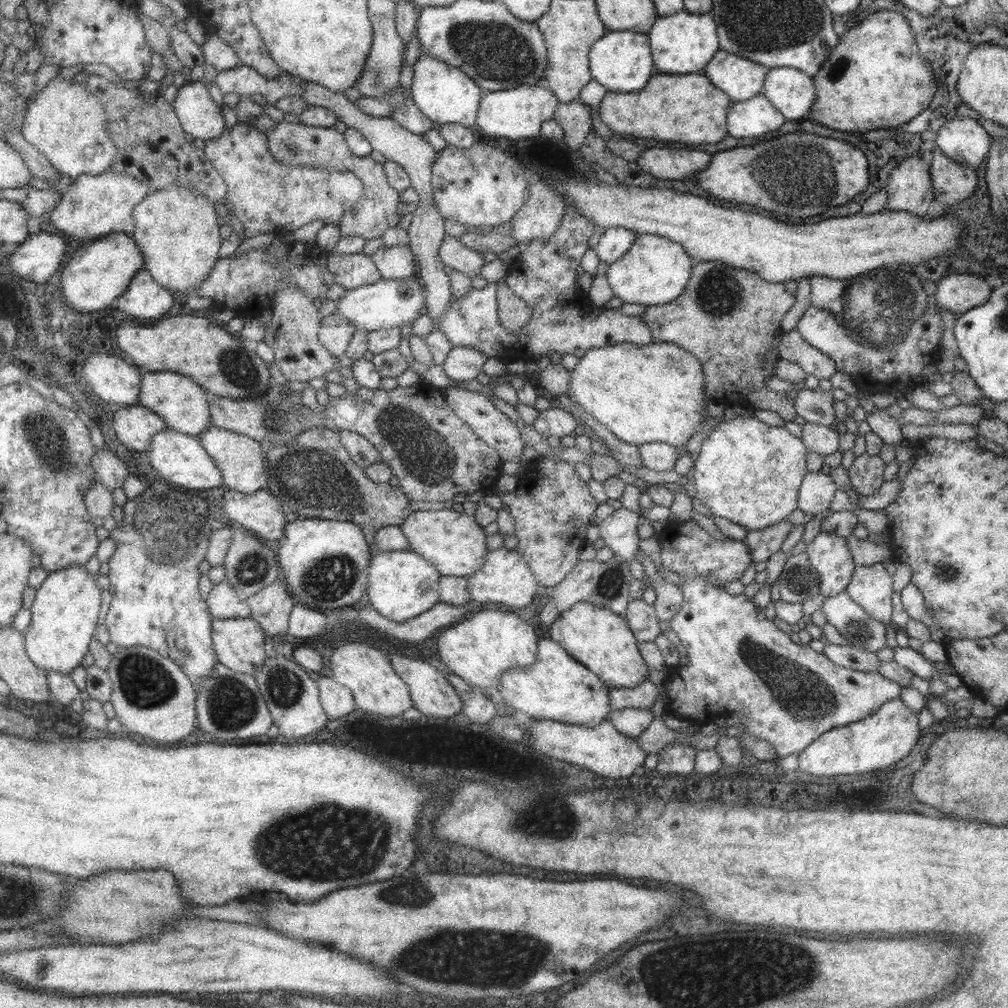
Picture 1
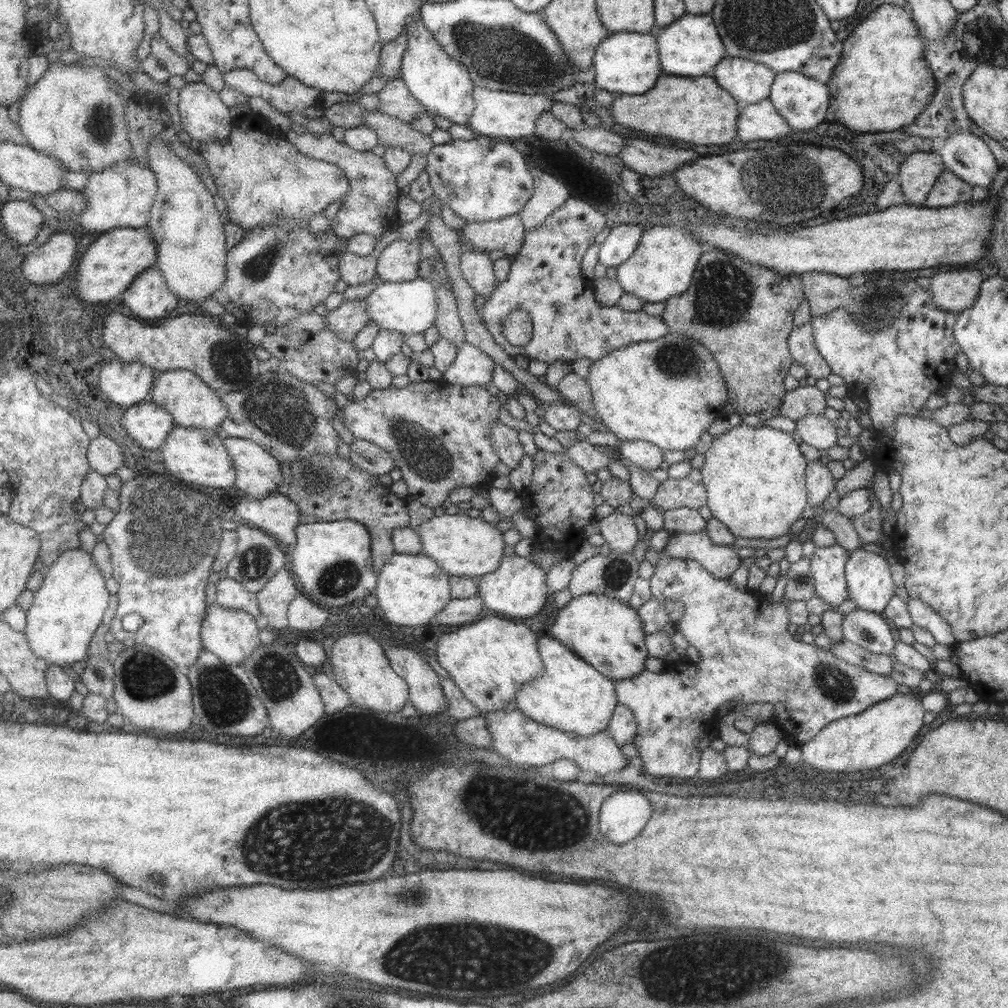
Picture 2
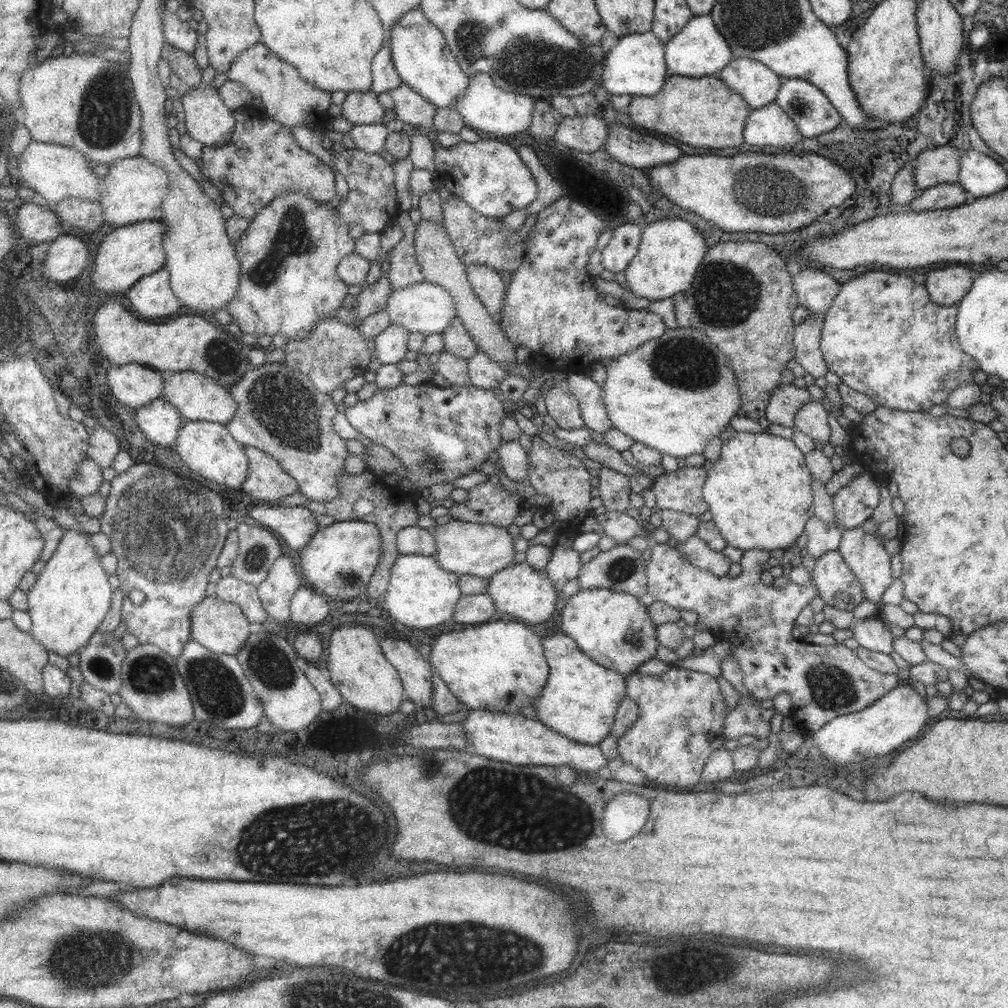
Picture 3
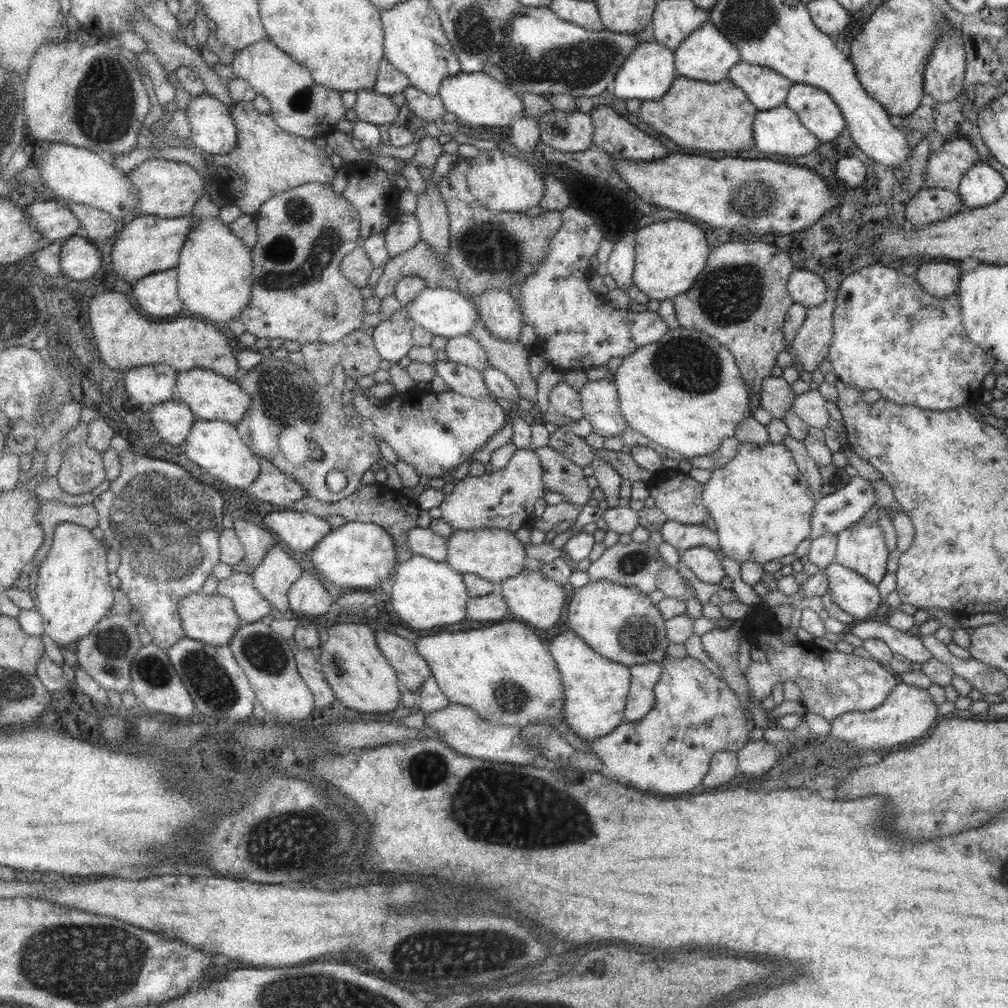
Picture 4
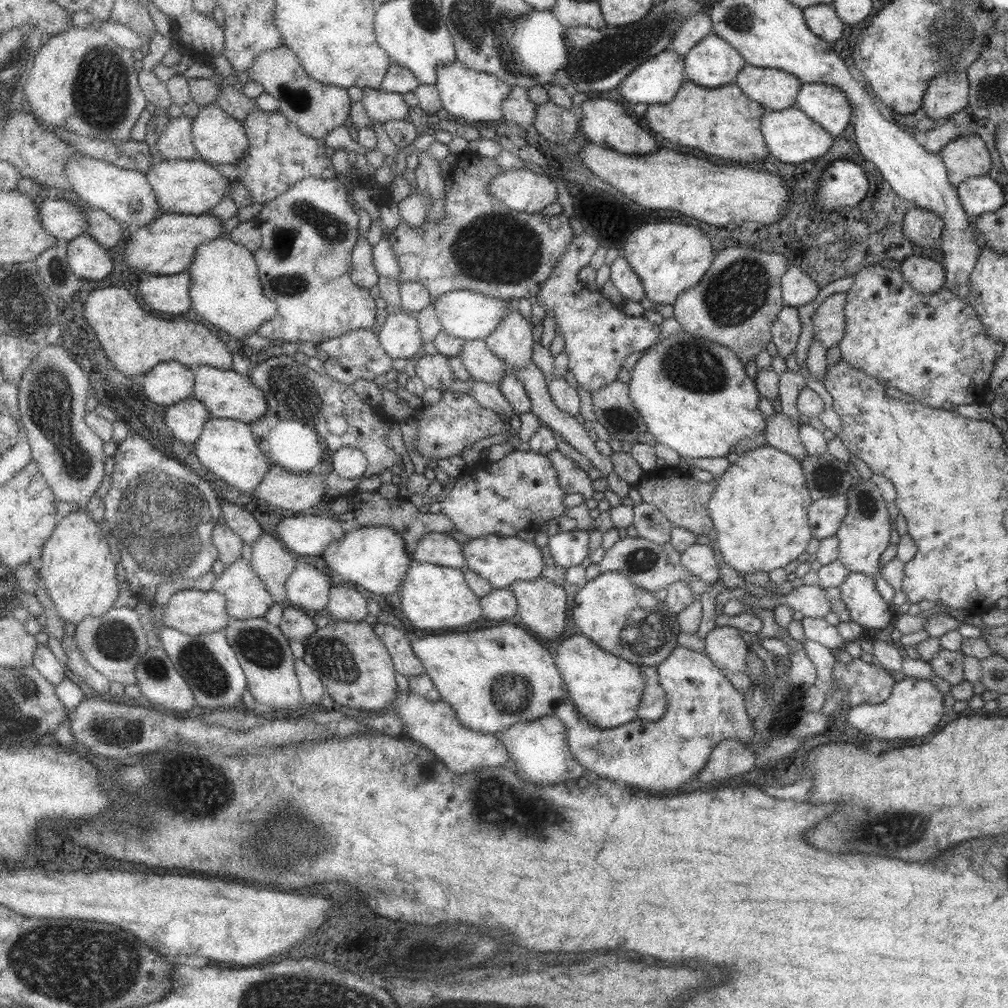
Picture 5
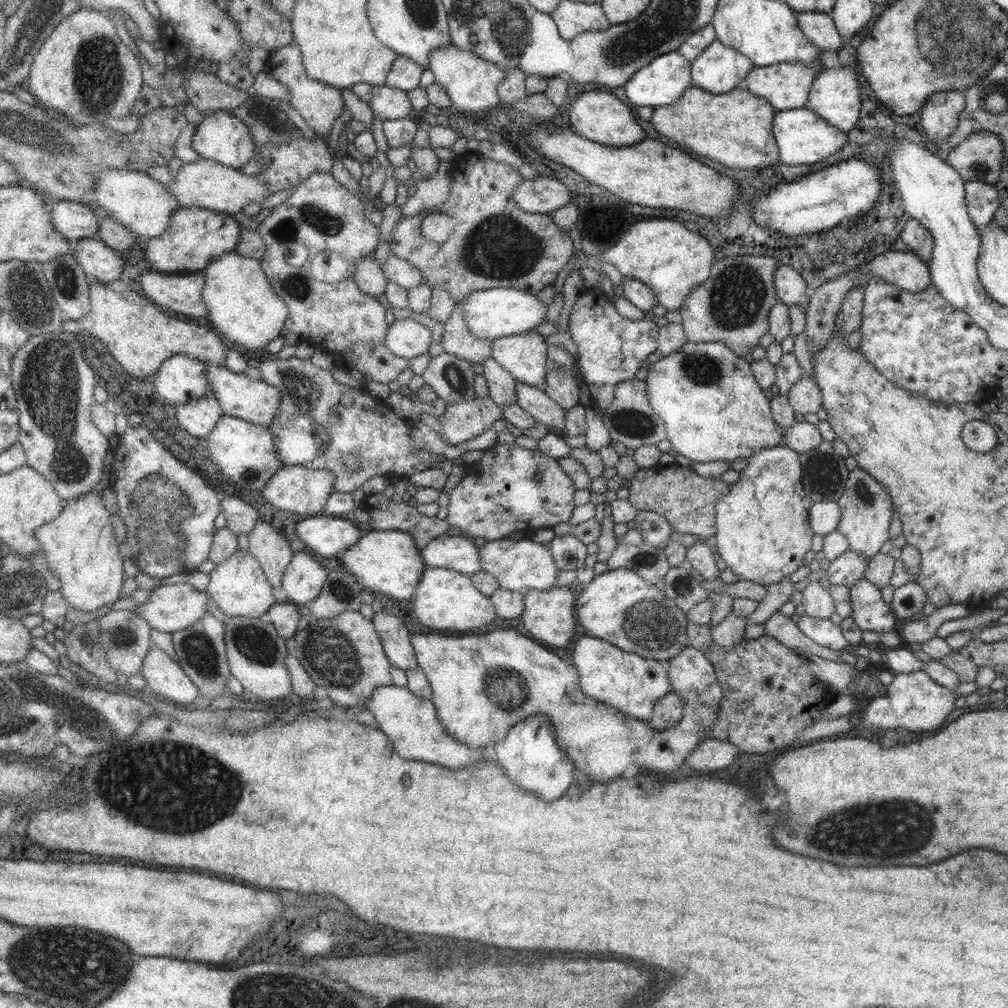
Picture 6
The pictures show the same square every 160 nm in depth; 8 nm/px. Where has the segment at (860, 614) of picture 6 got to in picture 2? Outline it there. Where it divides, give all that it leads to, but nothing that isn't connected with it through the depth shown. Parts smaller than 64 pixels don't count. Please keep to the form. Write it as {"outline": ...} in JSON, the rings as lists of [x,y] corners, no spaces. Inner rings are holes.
{"outline":[[[837,543],[815,547],[810,558],[810,569],[814,578],[814,594],[831,608],[848,599],[844,577],[844,564],[848,552]]]}

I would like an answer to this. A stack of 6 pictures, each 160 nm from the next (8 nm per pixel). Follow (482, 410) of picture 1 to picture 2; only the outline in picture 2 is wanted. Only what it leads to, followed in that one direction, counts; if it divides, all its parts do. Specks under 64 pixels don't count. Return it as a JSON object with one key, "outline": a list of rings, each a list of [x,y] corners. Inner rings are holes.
{"outline":[[[498,420],[490,428],[491,446],[498,454],[500,462],[513,470],[519,466],[519,460],[523,456],[524,450],[519,442],[519,433]]]}

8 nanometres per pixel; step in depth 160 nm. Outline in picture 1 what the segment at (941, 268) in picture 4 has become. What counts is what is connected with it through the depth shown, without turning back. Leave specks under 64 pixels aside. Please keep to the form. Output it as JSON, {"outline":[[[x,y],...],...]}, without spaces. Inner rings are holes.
{"outline":[[[947,274],[929,288],[937,301],[937,307],[955,317],[967,310],[981,306],[990,295],[991,286],[971,274]]]}

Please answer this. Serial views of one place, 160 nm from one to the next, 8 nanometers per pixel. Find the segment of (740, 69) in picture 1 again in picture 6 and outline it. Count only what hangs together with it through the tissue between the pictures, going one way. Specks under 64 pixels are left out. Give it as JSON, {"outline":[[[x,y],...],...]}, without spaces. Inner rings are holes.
{"outline":[[[778,62],[774,65],[754,66],[742,82],[742,87],[751,94],[764,98],[776,110],[791,110],[806,106],[808,92],[820,68],[802,62]]]}

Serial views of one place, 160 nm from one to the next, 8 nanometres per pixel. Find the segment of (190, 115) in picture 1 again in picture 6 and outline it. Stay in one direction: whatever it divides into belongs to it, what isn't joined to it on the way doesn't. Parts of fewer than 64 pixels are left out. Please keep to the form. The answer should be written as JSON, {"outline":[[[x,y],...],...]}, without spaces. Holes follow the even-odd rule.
{"outline":[[[216,110],[204,115],[196,125],[191,141],[192,149],[203,159],[209,159],[223,166],[239,169],[254,158],[256,146],[249,129],[235,115],[223,110]]]}

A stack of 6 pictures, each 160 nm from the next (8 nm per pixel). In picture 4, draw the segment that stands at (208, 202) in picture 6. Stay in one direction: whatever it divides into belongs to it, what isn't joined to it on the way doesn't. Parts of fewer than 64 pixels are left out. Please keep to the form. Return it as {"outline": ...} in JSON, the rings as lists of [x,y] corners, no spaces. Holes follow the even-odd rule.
{"outline":[[[146,159],[128,173],[142,194],[141,204],[135,216],[150,214],[161,218],[189,216],[193,204],[203,194],[203,177],[192,166],[165,159]]]}

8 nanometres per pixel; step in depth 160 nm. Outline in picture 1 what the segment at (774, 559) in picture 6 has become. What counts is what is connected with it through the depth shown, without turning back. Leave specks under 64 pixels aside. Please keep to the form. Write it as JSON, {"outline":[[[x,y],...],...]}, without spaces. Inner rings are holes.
{"outline":[[[738,416],[725,423],[719,423],[715,429],[705,432],[706,439],[700,445],[700,451],[693,457],[694,497],[698,498],[710,510],[713,517],[725,518],[749,531],[771,527],[797,508],[798,490],[802,478],[807,474],[806,446],[802,440],[791,435],[784,427],[769,426],[759,422],[754,416]]]}

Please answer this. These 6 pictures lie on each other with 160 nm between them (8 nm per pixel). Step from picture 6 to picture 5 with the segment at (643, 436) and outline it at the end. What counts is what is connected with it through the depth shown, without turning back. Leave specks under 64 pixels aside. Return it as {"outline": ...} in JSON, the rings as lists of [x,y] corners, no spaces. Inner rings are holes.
{"outline":[[[615,380],[611,385],[595,391],[590,397],[593,401],[596,421],[607,430],[611,439],[622,442],[626,447],[630,443],[636,443],[637,438],[642,434],[647,434],[648,428],[645,421],[642,420],[641,415],[634,408],[629,395],[627,395],[627,383]]]}

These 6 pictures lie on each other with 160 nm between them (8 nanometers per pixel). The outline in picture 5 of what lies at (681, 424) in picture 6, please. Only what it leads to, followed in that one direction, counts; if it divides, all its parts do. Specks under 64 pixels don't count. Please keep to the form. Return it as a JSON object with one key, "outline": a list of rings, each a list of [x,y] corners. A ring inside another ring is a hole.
{"outline":[[[679,331],[677,334],[672,334],[663,340],[655,341],[655,343],[641,353],[633,368],[627,373],[630,380],[627,383],[627,395],[633,403],[635,409],[641,415],[643,421],[647,425],[648,432],[656,439],[657,442],[665,444],[672,448],[679,457],[687,456],[687,458],[715,458],[717,456],[727,456],[729,452],[734,450],[735,444],[743,438],[754,438],[758,434],[762,434],[765,430],[765,419],[759,411],[759,394],[755,388],[754,382],[747,376],[744,364],[735,356],[735,353],[726,346],[718,345],[716,342],[705,340],[693,336],[687,332]]]}

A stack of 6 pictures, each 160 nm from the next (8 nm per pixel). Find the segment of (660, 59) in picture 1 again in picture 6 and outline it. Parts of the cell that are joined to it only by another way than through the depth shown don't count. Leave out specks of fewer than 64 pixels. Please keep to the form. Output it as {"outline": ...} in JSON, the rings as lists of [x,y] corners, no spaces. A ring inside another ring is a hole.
{"outline":[[[713,40],[690,66],[691,86],[711,94],[723,94],[742,85],[754,64],[744,54]]]}

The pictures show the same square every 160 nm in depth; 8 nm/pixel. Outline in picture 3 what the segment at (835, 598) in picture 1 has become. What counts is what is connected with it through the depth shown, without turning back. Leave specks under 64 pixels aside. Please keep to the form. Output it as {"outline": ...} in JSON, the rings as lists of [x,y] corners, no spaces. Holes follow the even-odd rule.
{"outline":[[[878,615],[859,619],[853,622],[852,637],[859,647],[889,654],[892,650],[894,637],[889,633],[888,625]]]}

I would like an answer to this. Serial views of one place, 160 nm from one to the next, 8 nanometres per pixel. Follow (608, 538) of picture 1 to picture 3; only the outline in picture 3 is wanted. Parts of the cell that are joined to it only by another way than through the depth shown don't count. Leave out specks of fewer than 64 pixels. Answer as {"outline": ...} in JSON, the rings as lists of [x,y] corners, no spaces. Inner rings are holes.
{"outline":[[[603,510],[595,516],[597,522],[603,527],[603,534],[611,537],[617,544],[624,544],[633,536],[645,536],[645,529],[625,511]]]}

